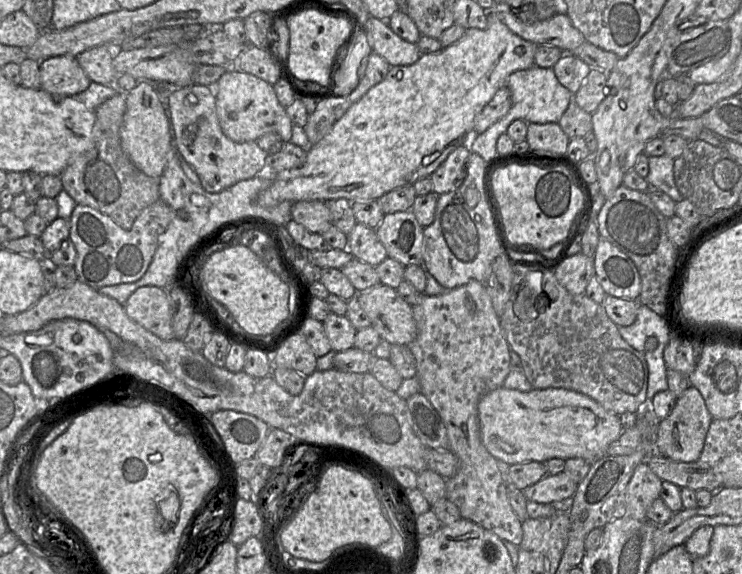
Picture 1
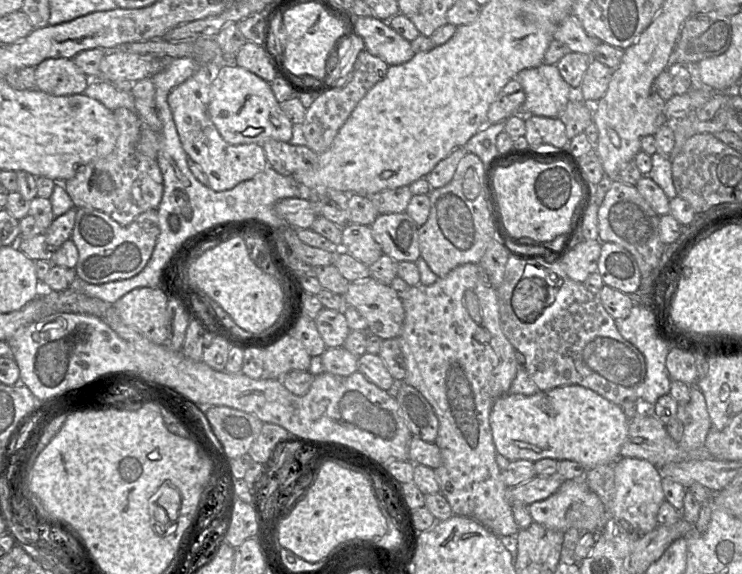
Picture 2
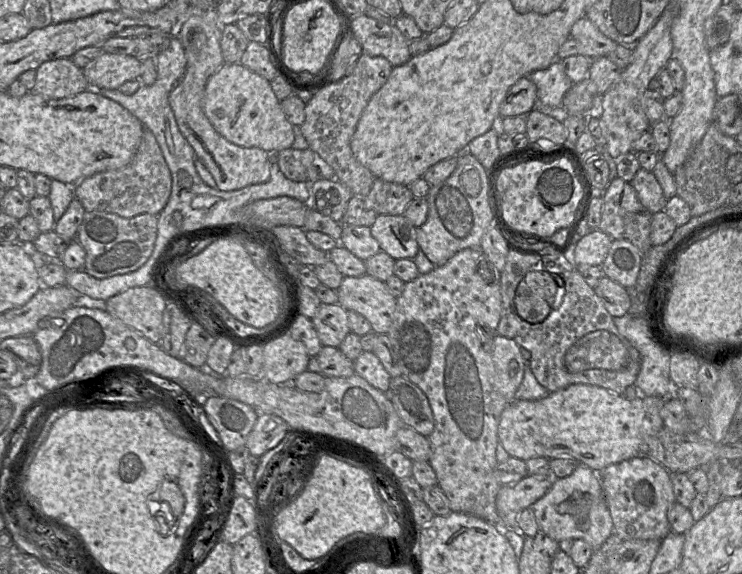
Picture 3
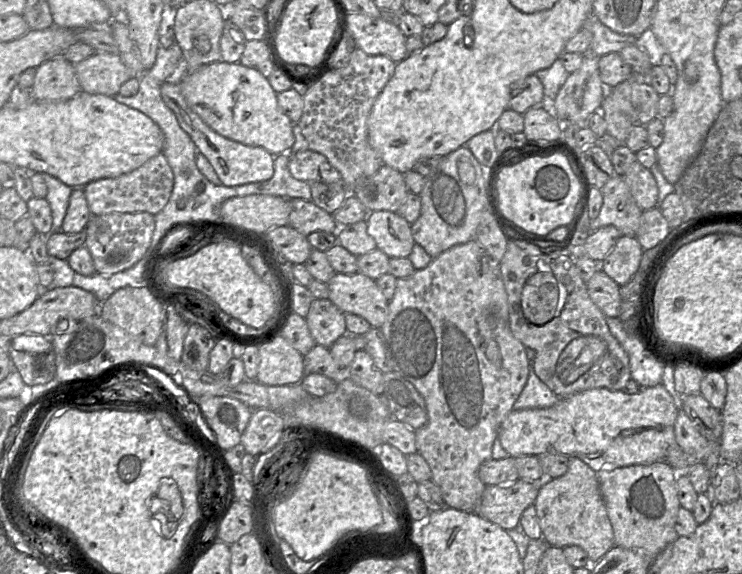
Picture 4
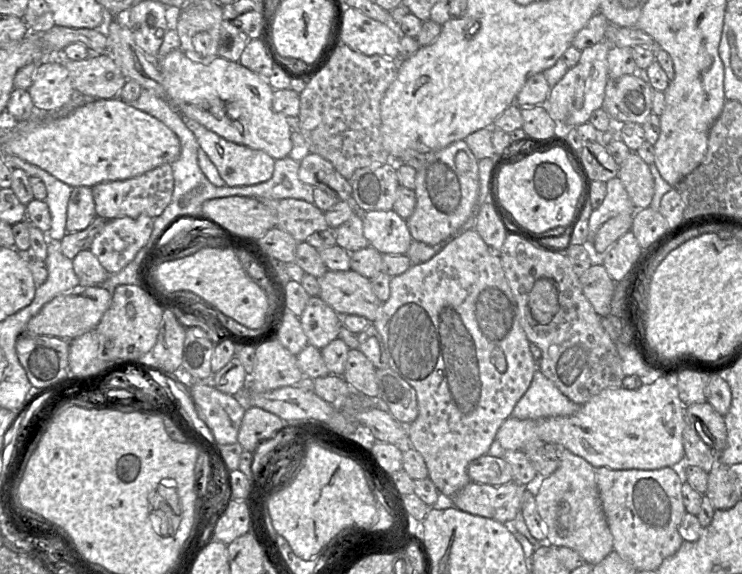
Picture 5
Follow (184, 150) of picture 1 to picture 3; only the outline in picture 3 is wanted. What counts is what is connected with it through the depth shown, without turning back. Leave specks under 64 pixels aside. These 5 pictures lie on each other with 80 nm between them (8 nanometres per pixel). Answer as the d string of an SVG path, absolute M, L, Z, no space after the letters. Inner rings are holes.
M216 6L193 15L180 24L174 34L184 49L187 65L184 75L171 90L168 100L180 132L194 149L197 158L212 174L216 188L233 191L268 181L271 154L257 147L245 148L229 142L214 129L204 113L203 96L206 83L224 63L220 47L221 33Z

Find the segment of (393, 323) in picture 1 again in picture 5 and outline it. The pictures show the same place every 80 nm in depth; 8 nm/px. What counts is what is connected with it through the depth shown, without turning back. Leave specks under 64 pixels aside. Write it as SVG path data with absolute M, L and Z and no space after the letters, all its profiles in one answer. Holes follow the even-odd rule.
M328 270L318 278L319 297L338 315L359 315L371 323L379 316L382 302L375 295L370 279L353 270Z

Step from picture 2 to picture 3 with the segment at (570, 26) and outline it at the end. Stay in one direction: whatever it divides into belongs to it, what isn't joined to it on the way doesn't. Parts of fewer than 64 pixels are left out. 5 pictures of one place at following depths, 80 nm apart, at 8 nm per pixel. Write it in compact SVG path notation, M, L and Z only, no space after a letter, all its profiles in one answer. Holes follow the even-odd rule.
M587 17L574 23L570 37L578 41L579 54L589 59L607 56L618 46L618 43L605 36Z

